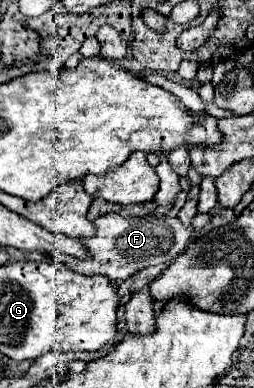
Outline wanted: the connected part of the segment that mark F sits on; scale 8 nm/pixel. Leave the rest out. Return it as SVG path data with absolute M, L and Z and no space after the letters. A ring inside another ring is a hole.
M109 212L95 220L95 228L97 228L97 234L81 242L91 252L93 260L101 260L105 264L103 268L111 282L127 280L139 270L155 266L155 264L167 264L169 260L173 260L177 254L181 254L187 248L193 234L191 226L183 226L179 218L169 218L165 214L123 218L115 212Z

